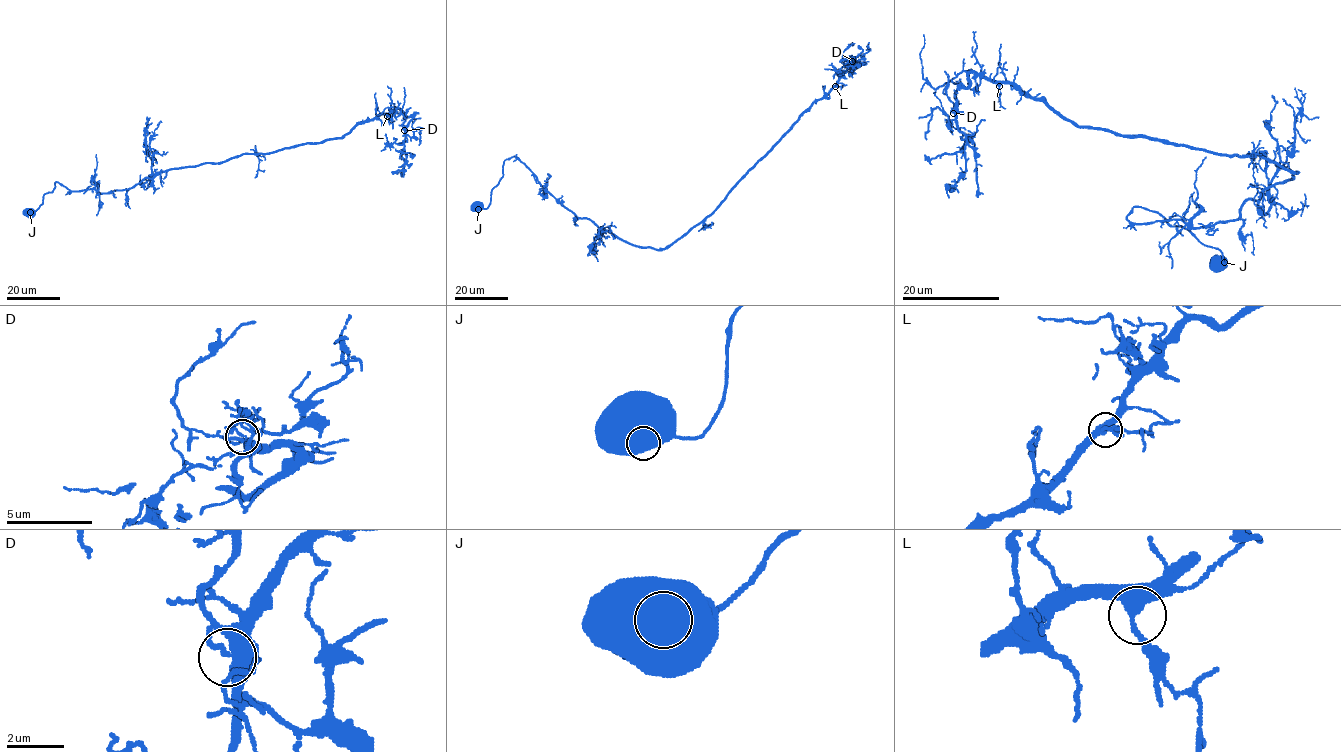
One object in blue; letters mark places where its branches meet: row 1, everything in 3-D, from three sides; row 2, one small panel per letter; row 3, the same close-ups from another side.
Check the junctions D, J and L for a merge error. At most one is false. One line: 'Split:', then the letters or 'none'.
Split: none

